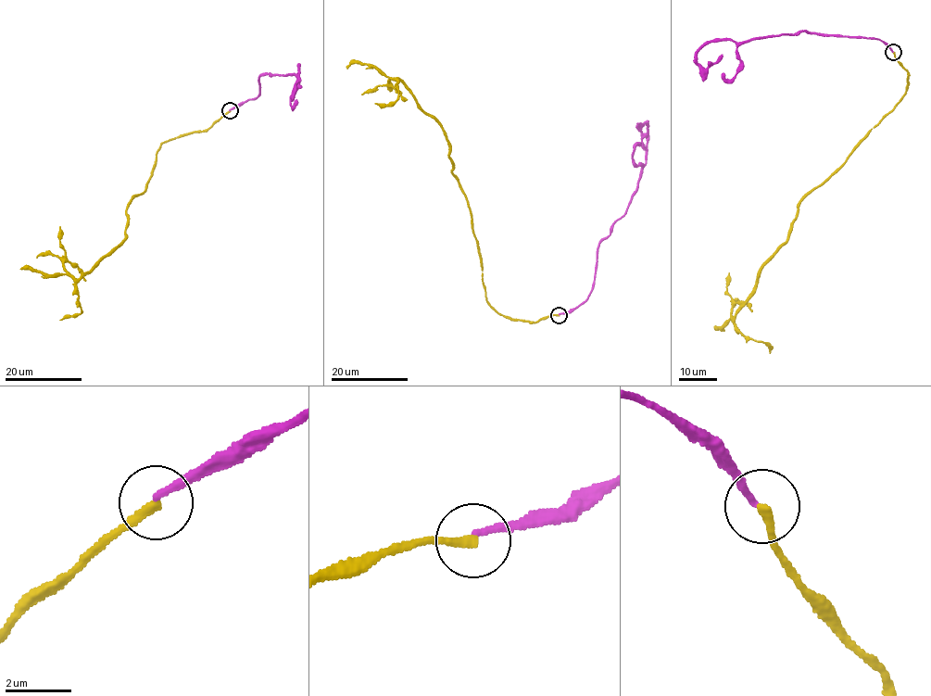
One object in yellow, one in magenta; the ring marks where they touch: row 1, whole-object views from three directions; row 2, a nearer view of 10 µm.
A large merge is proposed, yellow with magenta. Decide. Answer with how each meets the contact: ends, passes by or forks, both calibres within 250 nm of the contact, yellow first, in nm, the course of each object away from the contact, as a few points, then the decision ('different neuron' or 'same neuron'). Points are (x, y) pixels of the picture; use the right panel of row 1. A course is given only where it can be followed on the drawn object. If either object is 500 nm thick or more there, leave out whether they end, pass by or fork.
yellow ends there; magenta ends there; 240 nm thick on the yellow side, 190 nm on the other; yellow runs (893, 52), (907, 71), (905, 94), (800, 202), (788, 238), (735, 314), (735, 326), (769, 353); magenta runs (893, 52), (879, 39), (803, 31), (735, 42), (708, 42), (696, 54), (696, 61), (707, 69), (722, 54); different neuron

